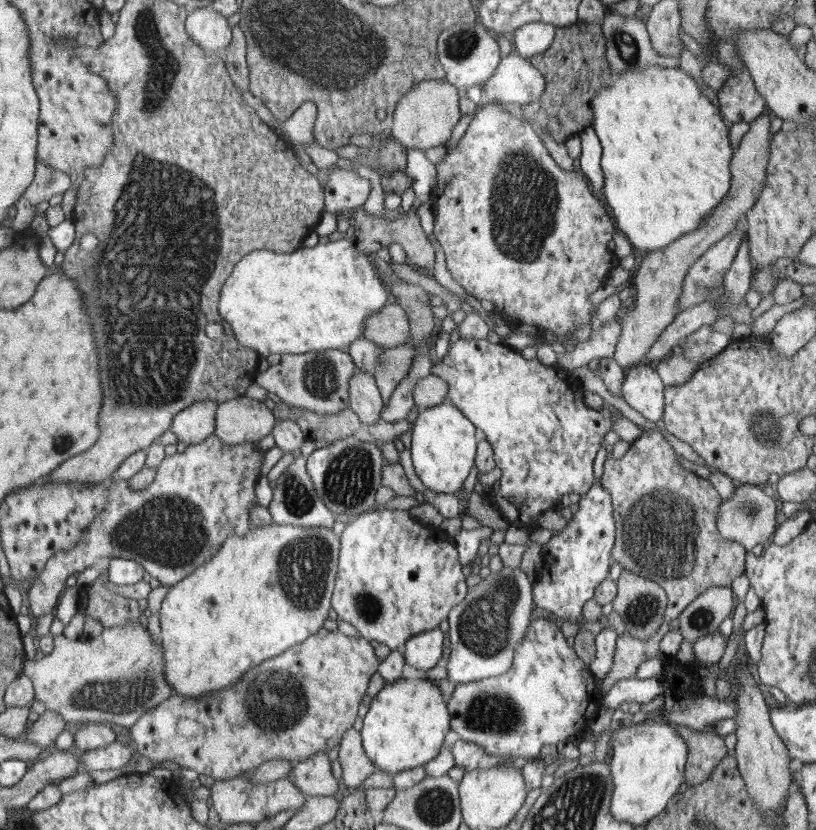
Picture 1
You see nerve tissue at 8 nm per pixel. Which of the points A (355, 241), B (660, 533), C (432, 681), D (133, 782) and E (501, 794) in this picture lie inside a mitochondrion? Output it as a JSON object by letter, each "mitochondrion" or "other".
{"A":"other","B":"mitochondrion","C":"other","D":"other","E":"other"}

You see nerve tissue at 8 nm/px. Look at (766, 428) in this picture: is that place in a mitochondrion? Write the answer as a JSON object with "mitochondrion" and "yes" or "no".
{"mitochondrion":"yes"}

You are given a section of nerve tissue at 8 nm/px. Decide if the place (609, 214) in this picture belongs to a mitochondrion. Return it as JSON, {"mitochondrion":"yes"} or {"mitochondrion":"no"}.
{"mitochondrion":"no"}

